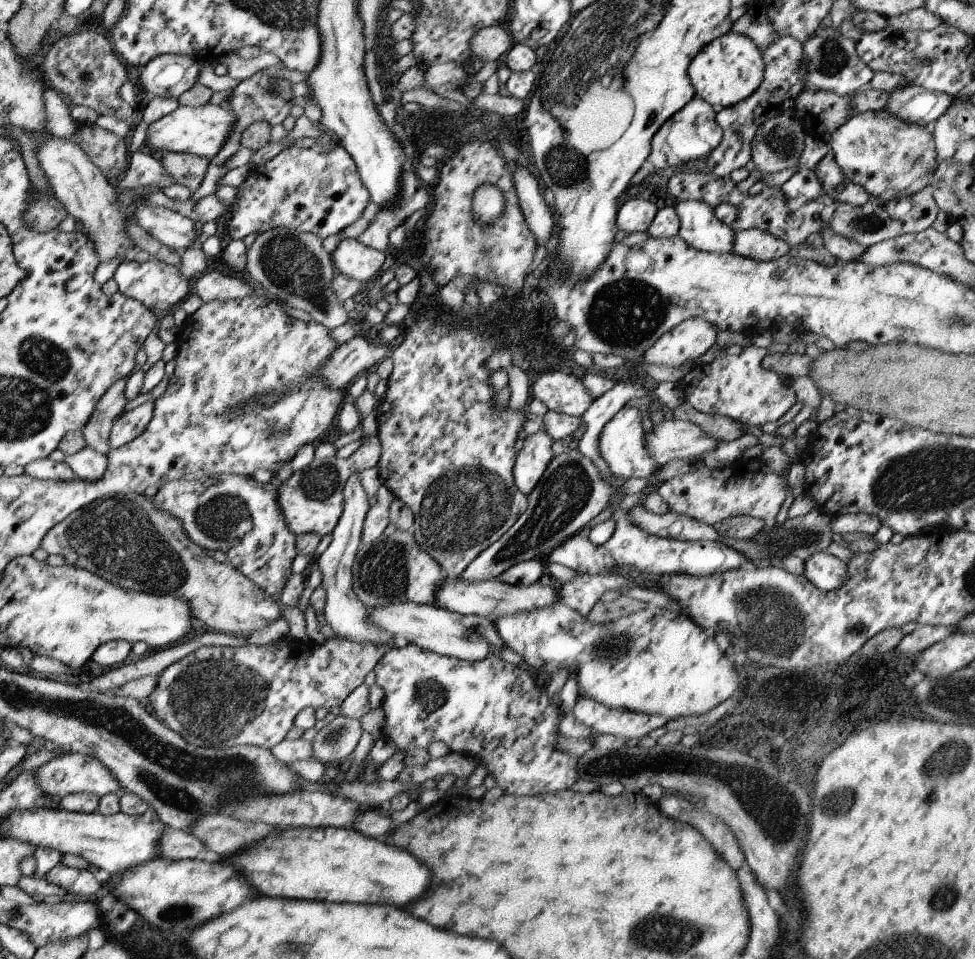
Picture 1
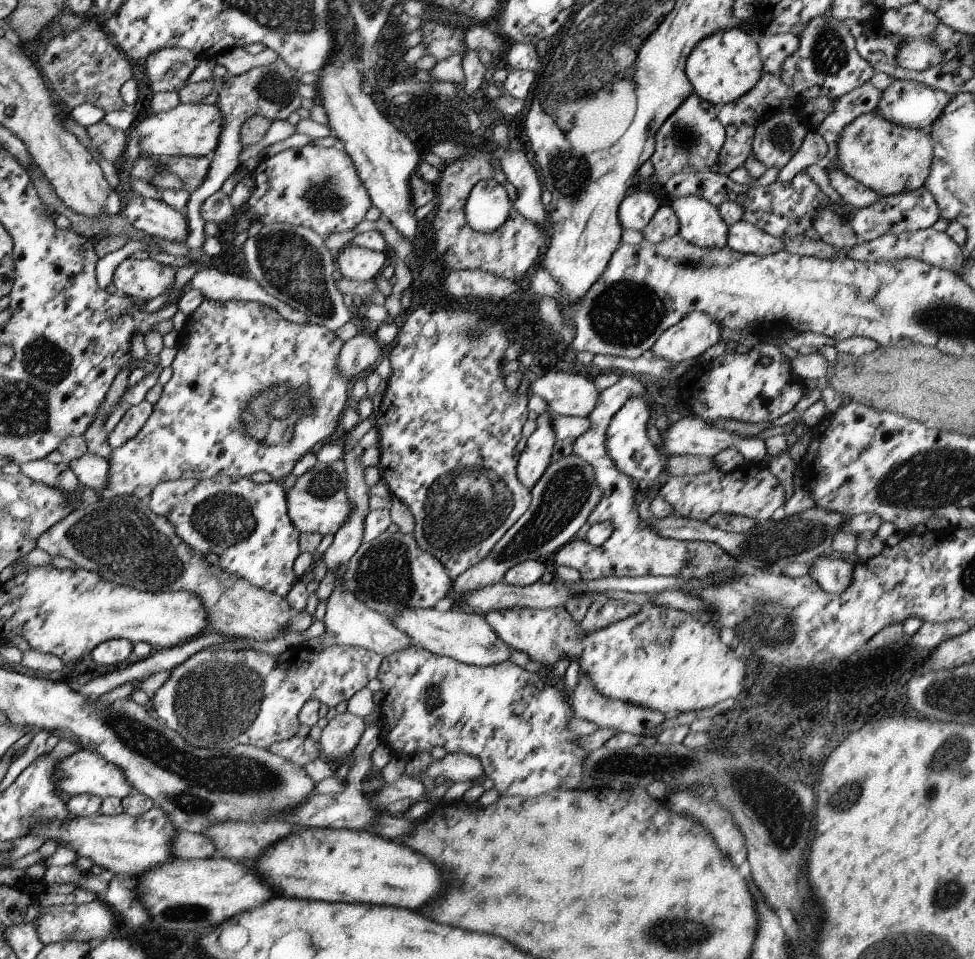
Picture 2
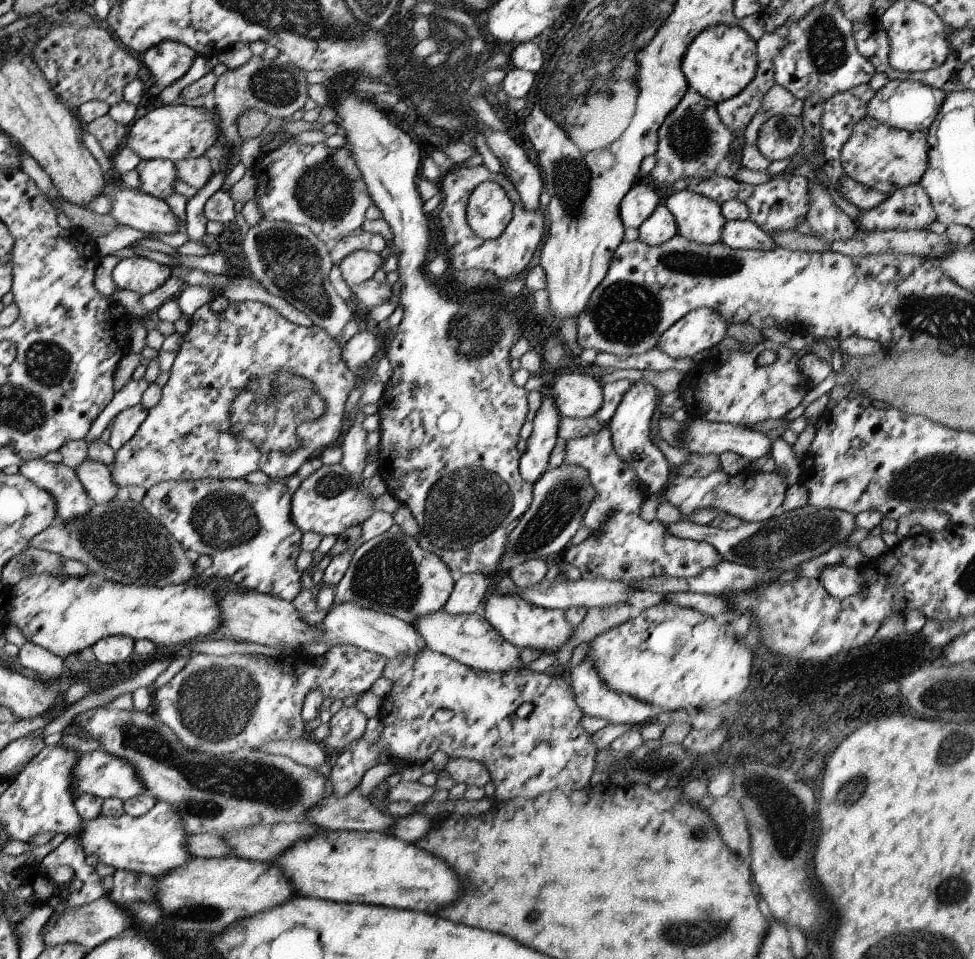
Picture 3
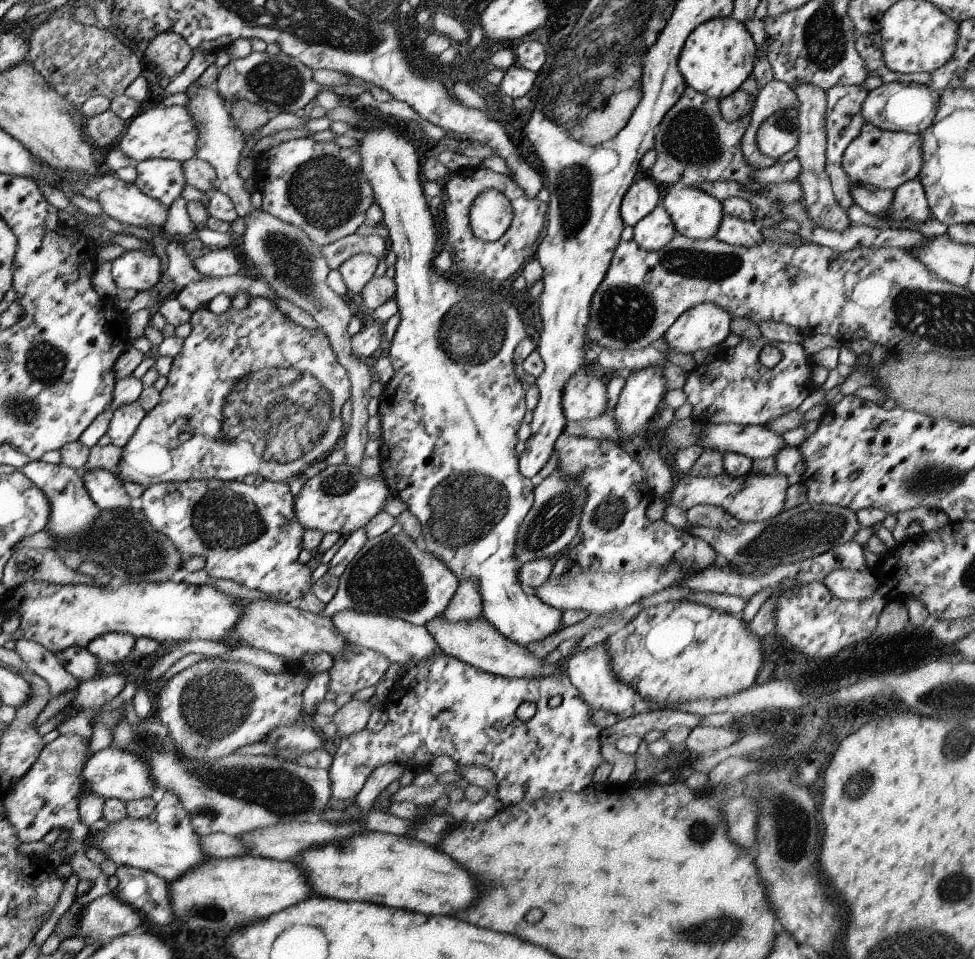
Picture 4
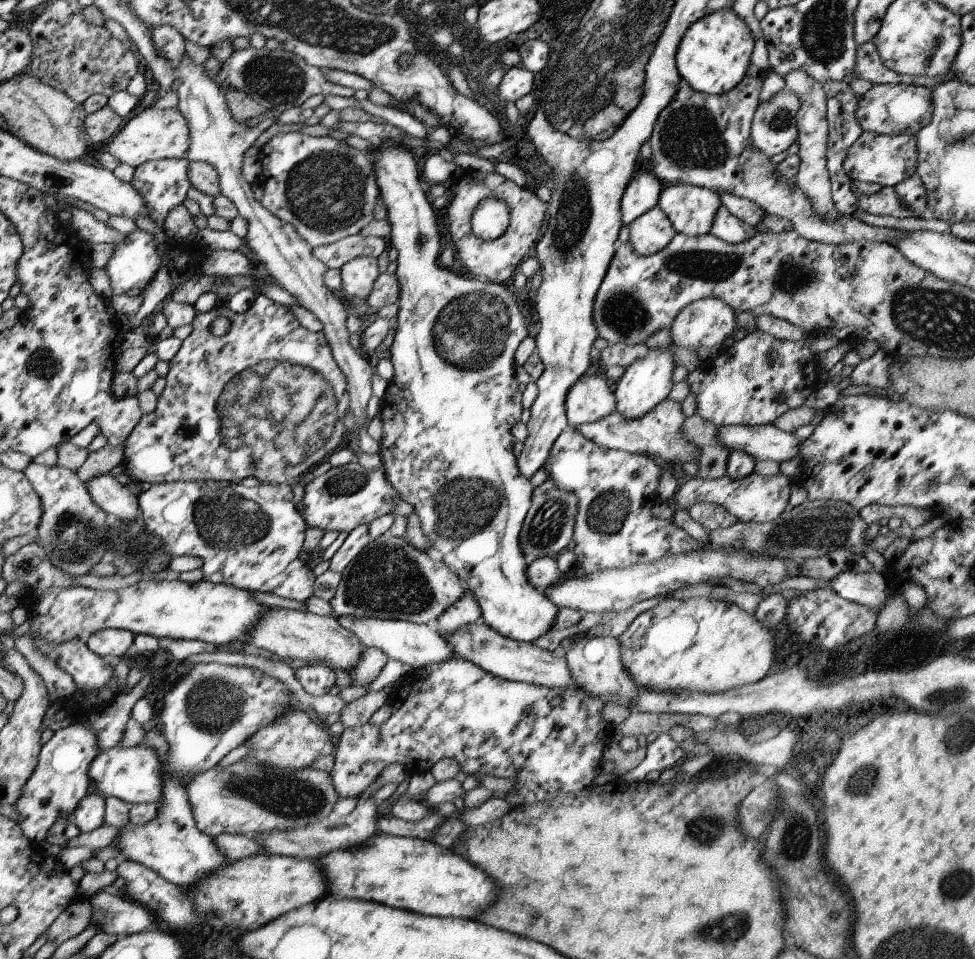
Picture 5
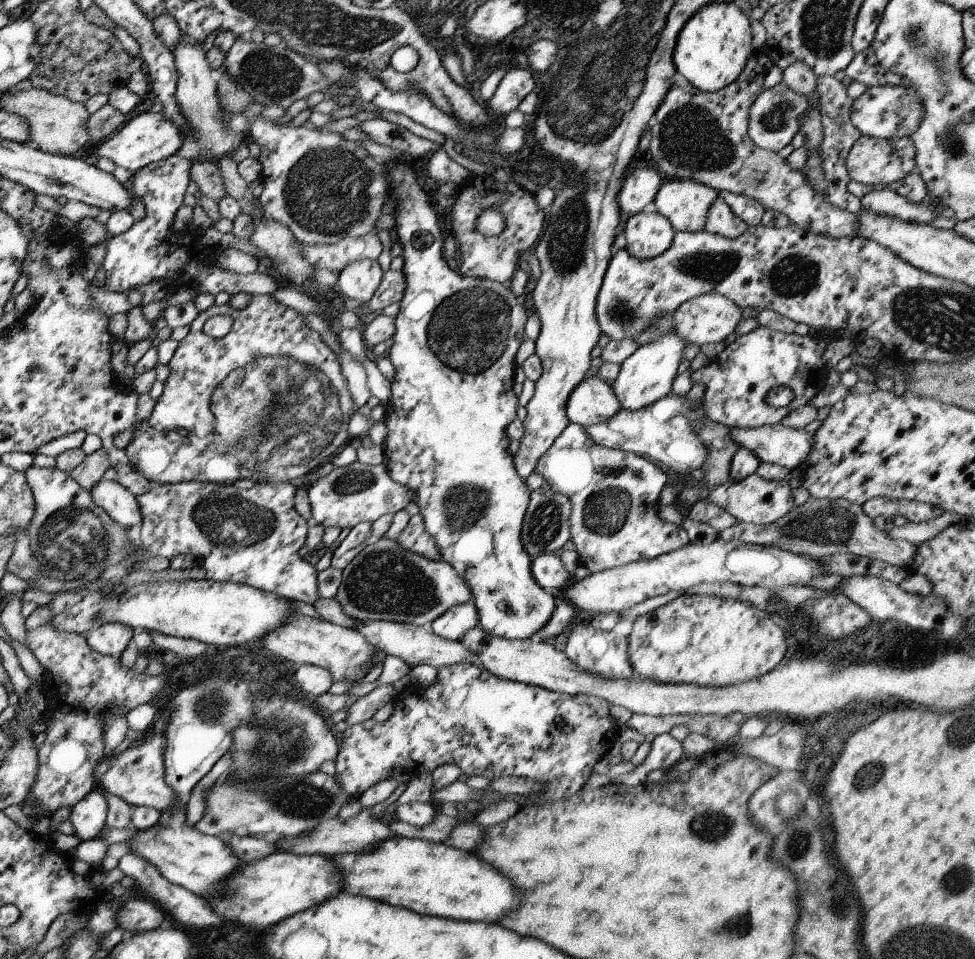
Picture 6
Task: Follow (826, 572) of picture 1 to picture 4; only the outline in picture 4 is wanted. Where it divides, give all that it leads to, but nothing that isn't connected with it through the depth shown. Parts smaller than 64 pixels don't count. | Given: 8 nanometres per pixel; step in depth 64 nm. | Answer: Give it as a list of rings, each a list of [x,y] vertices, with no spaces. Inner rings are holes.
[[[867,568],[865,572],[859,570],[833,570],[825,576],[823,584],[831,590],[831,594],[839,600],[855,600],[863,602],[869,600],[877,592],[877,578]]]

